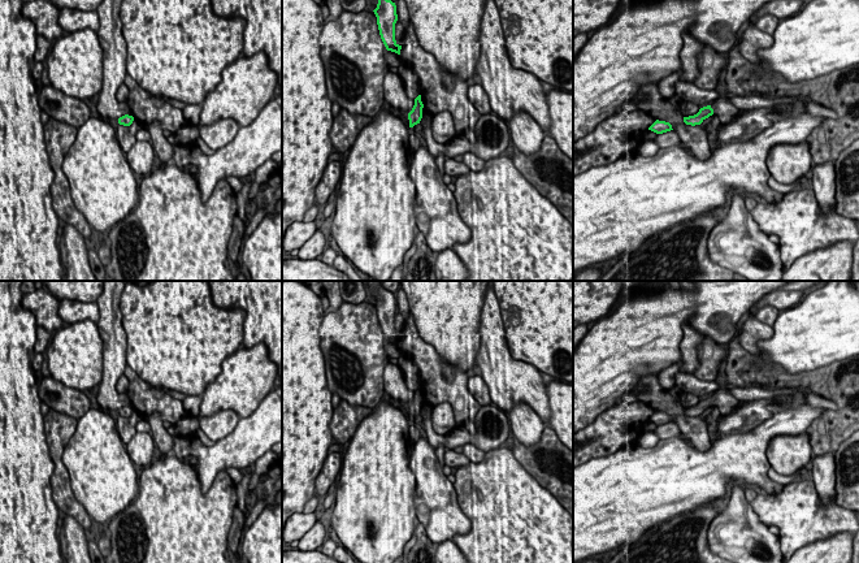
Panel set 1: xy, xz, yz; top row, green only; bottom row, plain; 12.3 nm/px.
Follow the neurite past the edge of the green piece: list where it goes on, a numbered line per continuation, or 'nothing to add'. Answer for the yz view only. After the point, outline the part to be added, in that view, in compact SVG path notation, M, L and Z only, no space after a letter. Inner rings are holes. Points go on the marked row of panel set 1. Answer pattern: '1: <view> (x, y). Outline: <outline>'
1: yz (723, 108). Outline: M725 91L711 103L713 114L716 114L720 118L721 125L730 122L738 113L738 109L729 100L729 96L730 95L728 94L728 91Z

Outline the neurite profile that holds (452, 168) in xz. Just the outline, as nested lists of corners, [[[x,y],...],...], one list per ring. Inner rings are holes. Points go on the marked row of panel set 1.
[[[447,157],[444,160],[444,173],[451,176],[451,177],[459,177],[463,174],[468,174],[470,169],[464,164],[459,163],[455,159]]]

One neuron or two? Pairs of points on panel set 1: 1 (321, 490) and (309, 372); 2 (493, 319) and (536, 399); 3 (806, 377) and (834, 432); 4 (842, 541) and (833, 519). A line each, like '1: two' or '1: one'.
1: two
2: one
3: one
4: two

